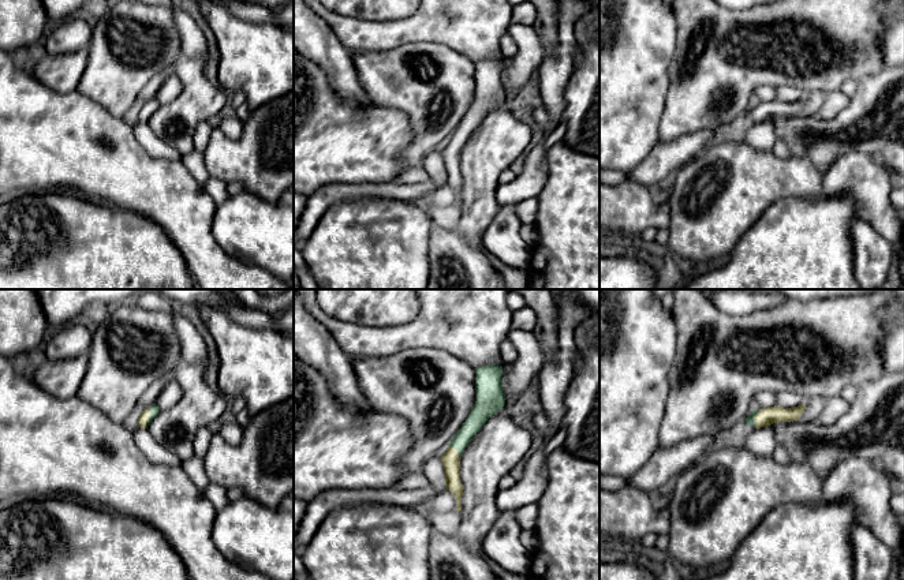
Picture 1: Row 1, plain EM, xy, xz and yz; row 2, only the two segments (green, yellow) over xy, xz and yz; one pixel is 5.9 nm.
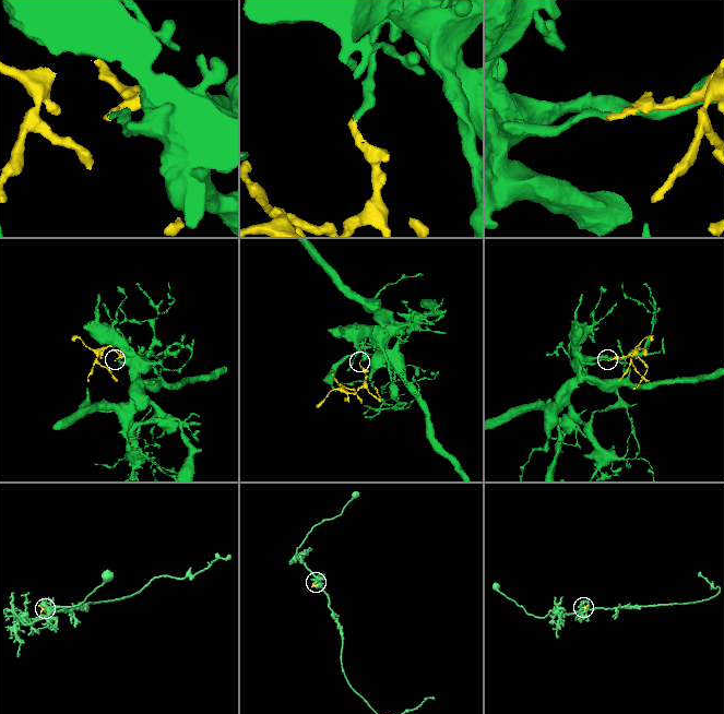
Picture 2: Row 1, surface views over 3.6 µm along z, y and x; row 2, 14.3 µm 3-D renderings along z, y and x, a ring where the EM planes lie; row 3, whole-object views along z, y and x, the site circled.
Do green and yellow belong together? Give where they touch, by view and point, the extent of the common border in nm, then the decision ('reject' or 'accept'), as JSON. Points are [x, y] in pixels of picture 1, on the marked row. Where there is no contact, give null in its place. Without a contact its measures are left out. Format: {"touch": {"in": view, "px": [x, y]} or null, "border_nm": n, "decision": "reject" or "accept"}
{"touch": {"in": "xy", "px": [150, 416]}, "border_nm": 130, "decision": "accept"}

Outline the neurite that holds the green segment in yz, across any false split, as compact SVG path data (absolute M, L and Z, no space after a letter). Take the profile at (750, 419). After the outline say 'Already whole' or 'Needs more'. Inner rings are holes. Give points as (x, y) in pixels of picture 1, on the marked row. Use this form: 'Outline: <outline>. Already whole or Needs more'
Outline: M806 404L793 408L784 408L780 405L761 408L757 411L751 411L751 414L743 423L752 424L755 429L761 429L778 422L793 422L802 416L804 409Z. Needs more

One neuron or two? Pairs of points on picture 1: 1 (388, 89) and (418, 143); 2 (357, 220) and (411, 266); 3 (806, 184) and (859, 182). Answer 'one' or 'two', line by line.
1: one
2: one
3: two

